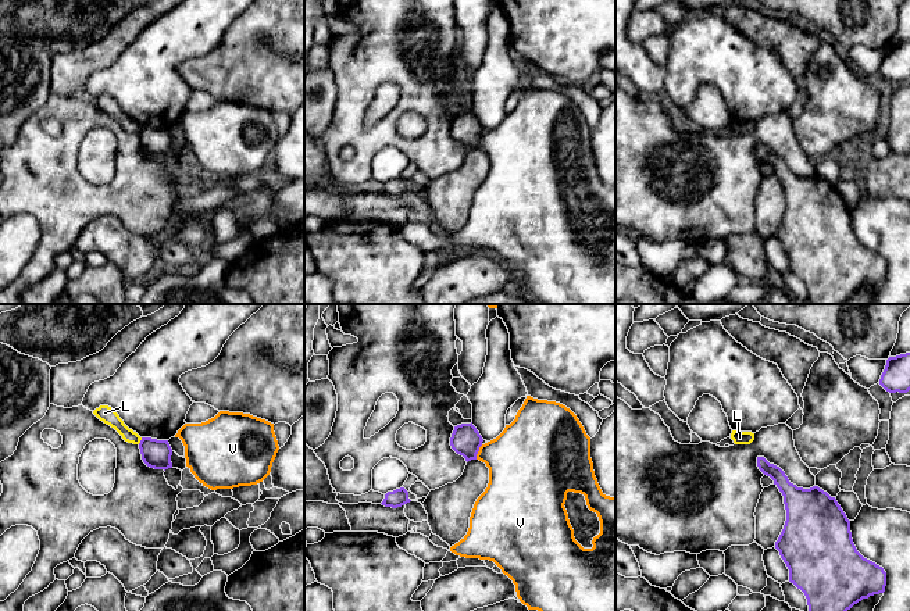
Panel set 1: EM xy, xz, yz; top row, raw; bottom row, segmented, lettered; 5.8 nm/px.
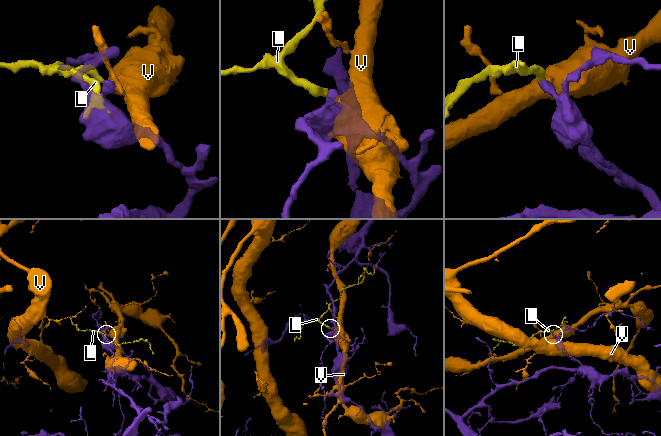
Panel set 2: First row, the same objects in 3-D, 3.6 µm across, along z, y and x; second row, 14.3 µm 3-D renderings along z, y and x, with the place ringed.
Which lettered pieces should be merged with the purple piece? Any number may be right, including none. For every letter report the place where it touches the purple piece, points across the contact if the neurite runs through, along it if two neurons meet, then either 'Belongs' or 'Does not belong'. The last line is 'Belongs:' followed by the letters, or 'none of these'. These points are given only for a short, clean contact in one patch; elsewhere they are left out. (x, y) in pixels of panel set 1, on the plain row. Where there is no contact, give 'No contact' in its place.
L: Touches purple at xy (141, 129). Boundary: xy (142, 127), (138, 132). Does not belong
V: Touches purple at xz (478, 139). Boundary: xz (482, 134), (475, 147). Does not belong
Belongs: none of these

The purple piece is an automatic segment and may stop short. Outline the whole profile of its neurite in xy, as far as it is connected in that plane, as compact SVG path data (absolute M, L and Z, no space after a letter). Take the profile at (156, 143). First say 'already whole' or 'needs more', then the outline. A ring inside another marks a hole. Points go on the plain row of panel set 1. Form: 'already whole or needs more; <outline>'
already whole; M142 126L139 137L142 149L147 156L164 160L172 157L171 151L172 137L168 129Z

